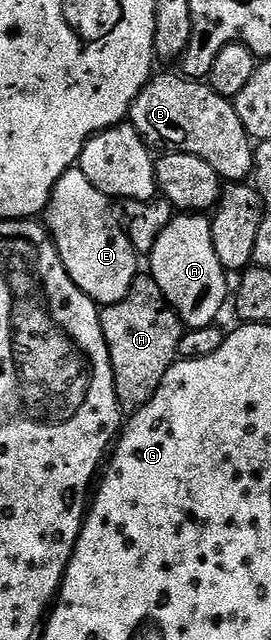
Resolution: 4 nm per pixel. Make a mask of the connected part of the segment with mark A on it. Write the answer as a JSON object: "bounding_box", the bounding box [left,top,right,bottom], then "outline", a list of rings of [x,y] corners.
{"bounding_box":[148,214,228,329],"outline":[[[178,214],[168,222],[164,234],[156,238],[156,246],[148,253],[150,260],[149,271],[154,277],[156,286],[164,294],[166,301],[173,306],[176,314],[182,319],[187,329],[209,328],[215,323],[214,320],[222,312],[222,307],[227,307],[228,292],[226,296],[226,279],[228,273],[222,267],[220,258],[216,258],[216,246],[212,246],[212,230],[210,220],[202,214]]]}

